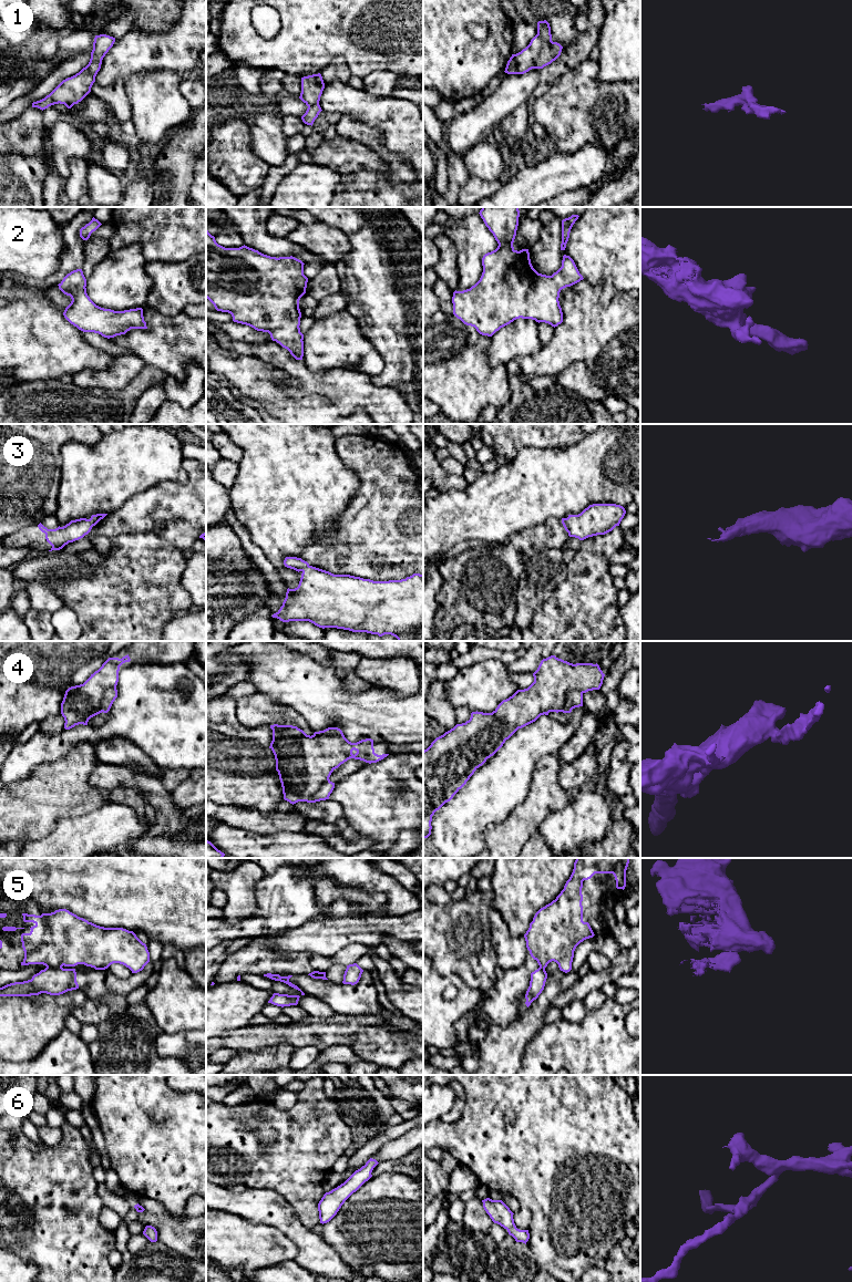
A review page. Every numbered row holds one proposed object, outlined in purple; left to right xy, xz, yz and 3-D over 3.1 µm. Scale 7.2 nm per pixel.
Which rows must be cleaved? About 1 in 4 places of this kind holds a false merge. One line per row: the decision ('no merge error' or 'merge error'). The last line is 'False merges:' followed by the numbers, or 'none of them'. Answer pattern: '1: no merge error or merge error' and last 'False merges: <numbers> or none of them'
1: no merge error
2: no merge error
3: no merge error
4: merge error
5: merge error
6: no merge error
False merges: 4, 5

